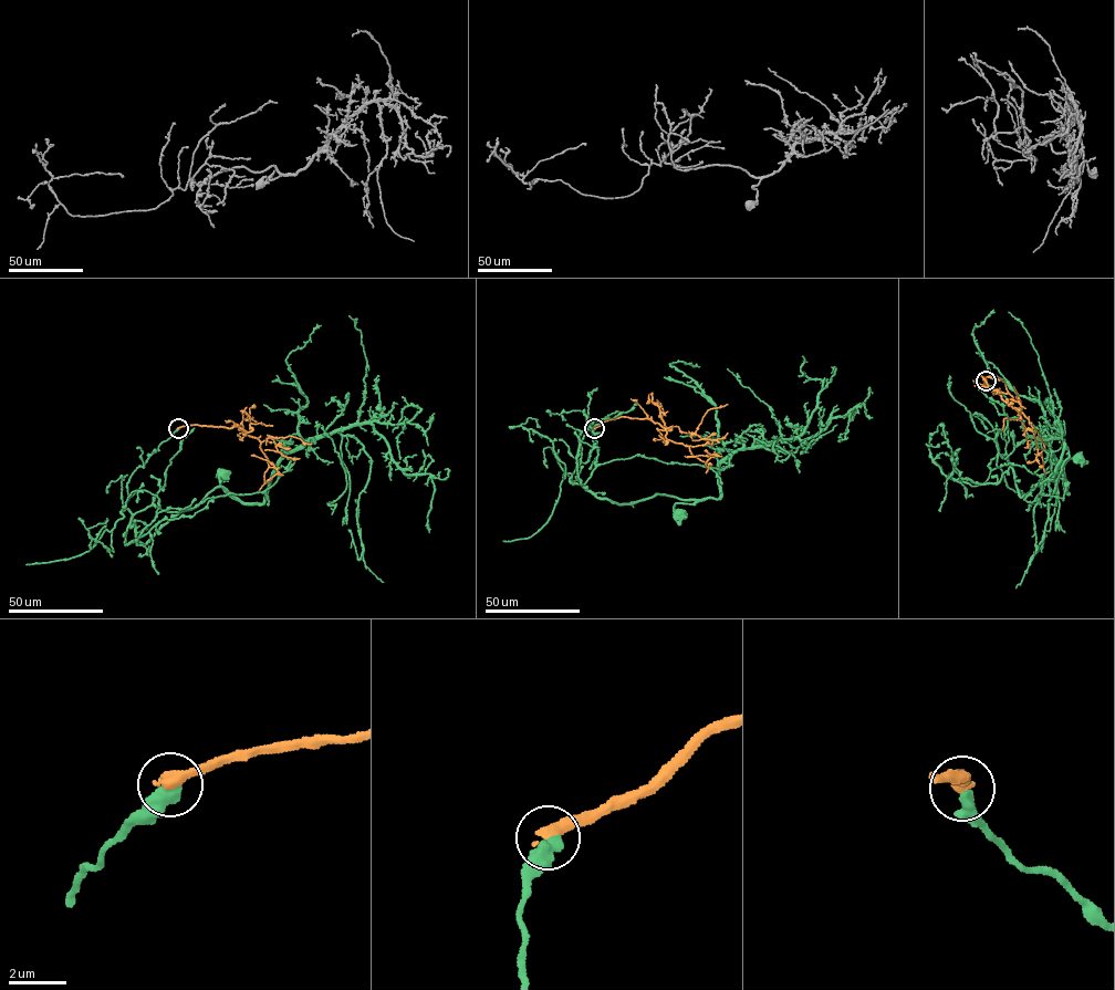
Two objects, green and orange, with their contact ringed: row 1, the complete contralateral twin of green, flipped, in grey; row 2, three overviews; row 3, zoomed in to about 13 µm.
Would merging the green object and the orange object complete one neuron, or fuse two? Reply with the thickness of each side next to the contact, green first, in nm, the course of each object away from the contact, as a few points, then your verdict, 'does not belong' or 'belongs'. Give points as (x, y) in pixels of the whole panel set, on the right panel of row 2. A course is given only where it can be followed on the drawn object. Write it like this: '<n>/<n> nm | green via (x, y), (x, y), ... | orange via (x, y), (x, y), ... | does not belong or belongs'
480/460 nm | green via (986, 381), (1006, 397), (1006, 451), (1020, 497), (1033, 489), (1055, 464), (1064, 485), (1064, 464), (1079, 458) | orange via (986, 381), (985, 385), (1020, 410), (1033, 428), (1025, 428), (1020, 419), (1006, 418), (1002, 430) | does not belong

